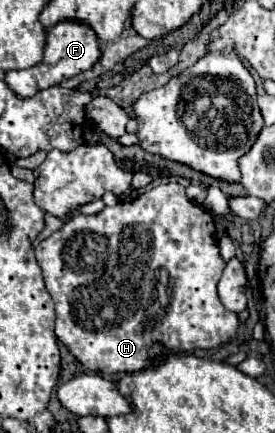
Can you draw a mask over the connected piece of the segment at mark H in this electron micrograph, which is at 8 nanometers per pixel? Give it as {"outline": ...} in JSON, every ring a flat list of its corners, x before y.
{"outline":[[177,181,165,183,165,185,155,185,147,191,143,191,137,199,133,201,125,201,125,203,117,203,115,207,105,207,99,215,89,217,89,215,81,215,75,213,71,217,65,219,63,229,55,231,51,237,43,239,37,247,35,247,35,257,43,269,43,279,47,285,49,295,55,301,55,335,57,339,71,351,71,355,83,363,85,369,91,371,99,371,103,375,115,375,115,373,137,373,143,371,147,367,153,367,157,363,157,359,149,357,149,343,159,343,165,349,169,349,173,355,185,355,185,353,193,353,195,349,217,349,223,343,231,341,237,335,239,329,239,319,237,313,229,311,223,307,223,303,219,301,217,295,217,283,221,279,225,261,219,255,219,245,215,239,215,223,213,217,199,207,197,203,191,203,185,195,185,187,179,185]]}

